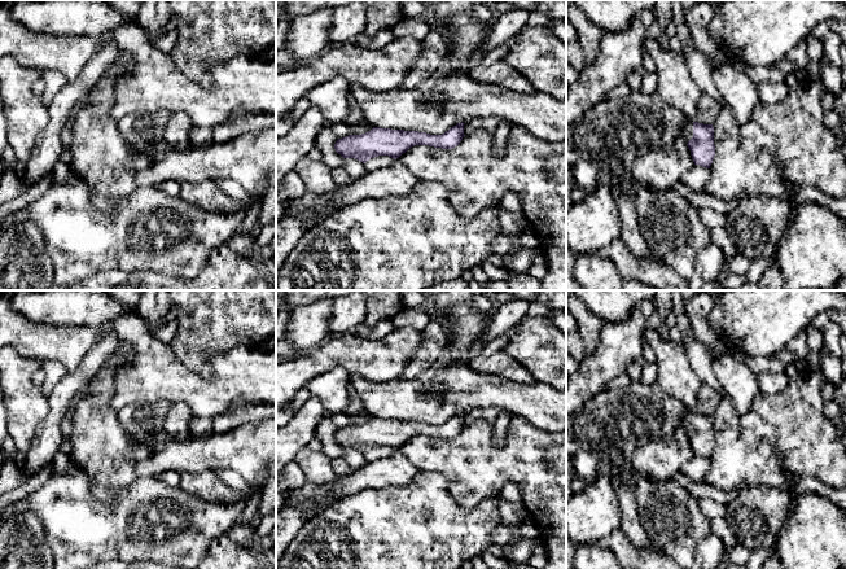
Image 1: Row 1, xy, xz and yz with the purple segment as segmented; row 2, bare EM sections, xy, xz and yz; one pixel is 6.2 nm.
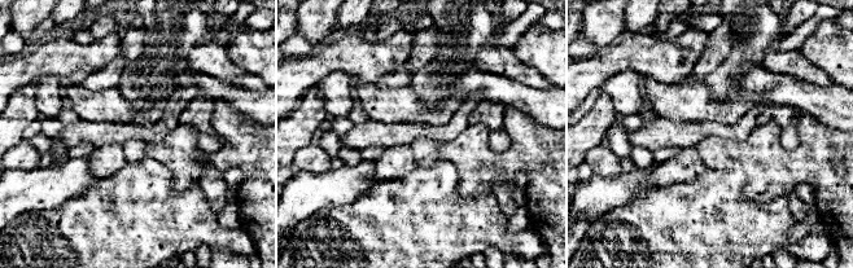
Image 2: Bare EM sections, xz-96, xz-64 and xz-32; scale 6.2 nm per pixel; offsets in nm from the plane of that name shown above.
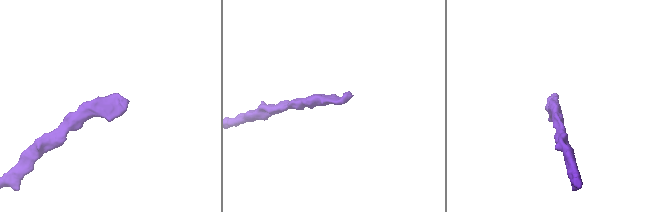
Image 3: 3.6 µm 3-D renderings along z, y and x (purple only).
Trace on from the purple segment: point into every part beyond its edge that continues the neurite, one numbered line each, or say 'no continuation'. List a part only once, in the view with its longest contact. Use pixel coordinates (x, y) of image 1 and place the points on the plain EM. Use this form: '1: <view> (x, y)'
1: yz (685, 424)

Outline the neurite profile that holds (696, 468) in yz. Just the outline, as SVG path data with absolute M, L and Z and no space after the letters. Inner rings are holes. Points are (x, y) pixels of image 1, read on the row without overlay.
M694 455L689 461L687 461L681 469L687 477L697 483L705 482L705 476L709 469L709 459L700 455Z

